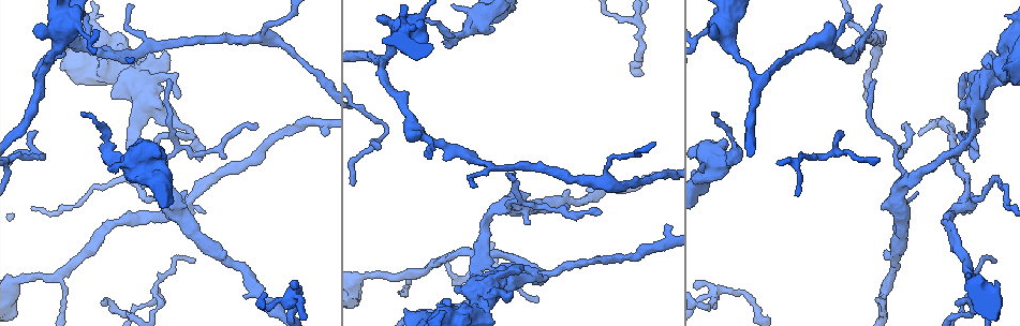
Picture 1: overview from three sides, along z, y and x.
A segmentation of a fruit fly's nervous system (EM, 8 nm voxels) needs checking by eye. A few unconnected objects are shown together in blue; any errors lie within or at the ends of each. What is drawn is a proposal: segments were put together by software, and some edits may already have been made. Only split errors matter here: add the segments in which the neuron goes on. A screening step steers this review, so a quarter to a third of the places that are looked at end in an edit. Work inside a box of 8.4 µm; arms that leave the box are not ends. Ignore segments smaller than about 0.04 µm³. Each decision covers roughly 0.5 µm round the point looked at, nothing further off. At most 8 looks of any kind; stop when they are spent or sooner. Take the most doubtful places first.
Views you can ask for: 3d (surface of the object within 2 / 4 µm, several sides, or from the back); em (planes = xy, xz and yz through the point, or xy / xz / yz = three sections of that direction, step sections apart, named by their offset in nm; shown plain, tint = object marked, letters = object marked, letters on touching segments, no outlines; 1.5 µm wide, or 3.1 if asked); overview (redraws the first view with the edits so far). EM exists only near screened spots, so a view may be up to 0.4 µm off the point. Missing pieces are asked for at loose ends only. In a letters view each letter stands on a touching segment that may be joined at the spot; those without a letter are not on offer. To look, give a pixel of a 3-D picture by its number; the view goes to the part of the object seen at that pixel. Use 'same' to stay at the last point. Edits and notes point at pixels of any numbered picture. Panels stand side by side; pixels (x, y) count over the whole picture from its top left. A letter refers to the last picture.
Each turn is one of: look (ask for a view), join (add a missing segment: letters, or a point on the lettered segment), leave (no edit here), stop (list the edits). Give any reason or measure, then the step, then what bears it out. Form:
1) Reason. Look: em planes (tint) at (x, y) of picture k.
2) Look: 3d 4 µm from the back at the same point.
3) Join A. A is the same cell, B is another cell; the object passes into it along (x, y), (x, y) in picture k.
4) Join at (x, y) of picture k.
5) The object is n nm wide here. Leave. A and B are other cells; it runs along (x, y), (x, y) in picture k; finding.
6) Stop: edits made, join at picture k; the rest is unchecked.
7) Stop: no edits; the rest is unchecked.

Branch stops here. Look: em xy step 8 (letters) at (205, 211) of picture 1.

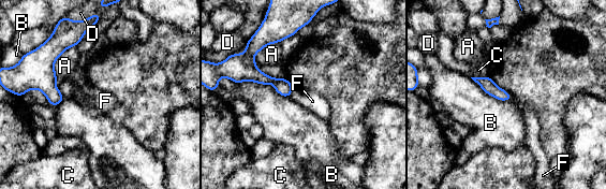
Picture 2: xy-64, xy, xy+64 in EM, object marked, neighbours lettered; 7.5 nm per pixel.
Leave. A, B, C, D and F are other cells; none of them fits.

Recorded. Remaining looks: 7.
Thick end. Look: 3d 4 µm at (60, 70) of picture 1.

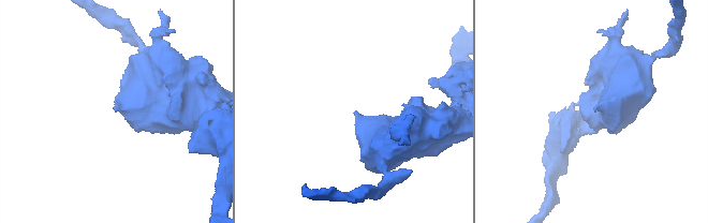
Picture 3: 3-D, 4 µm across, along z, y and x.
Look: em planes (letters) at (594, 111) of picture 3.

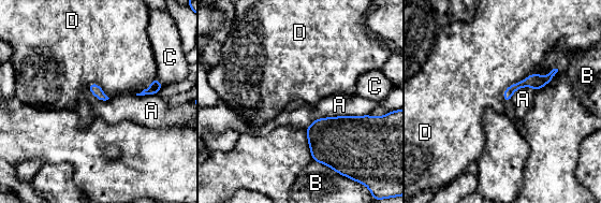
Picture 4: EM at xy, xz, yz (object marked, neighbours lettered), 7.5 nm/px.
Leave. A, B, C and D are other cells; a border runs along (369, 114), (320, 117), (305, 129) in picture 4; no lettered segment goes on from it.

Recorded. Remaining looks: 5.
Tapers out. Look: 3d 2 µm at (256, 128) of picture 1.

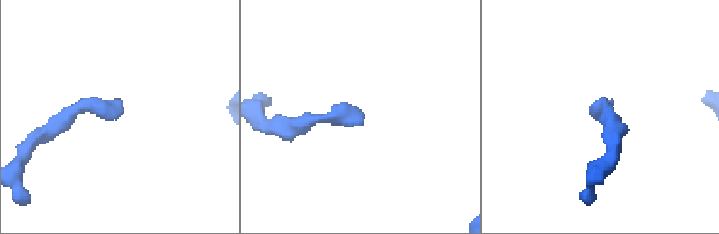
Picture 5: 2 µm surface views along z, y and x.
Shape alone is not enough. Look: em planes (letters) at (359, 111) of picture 5.

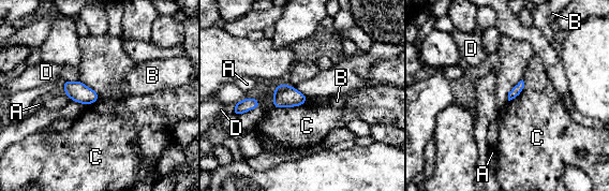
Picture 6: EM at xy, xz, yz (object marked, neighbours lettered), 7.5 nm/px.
The object is 70 nm wide here. Leave. A, B, C and D are other cells; none of them fits.

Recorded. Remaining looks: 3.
Stop: no edits; the rest is unchecked.

